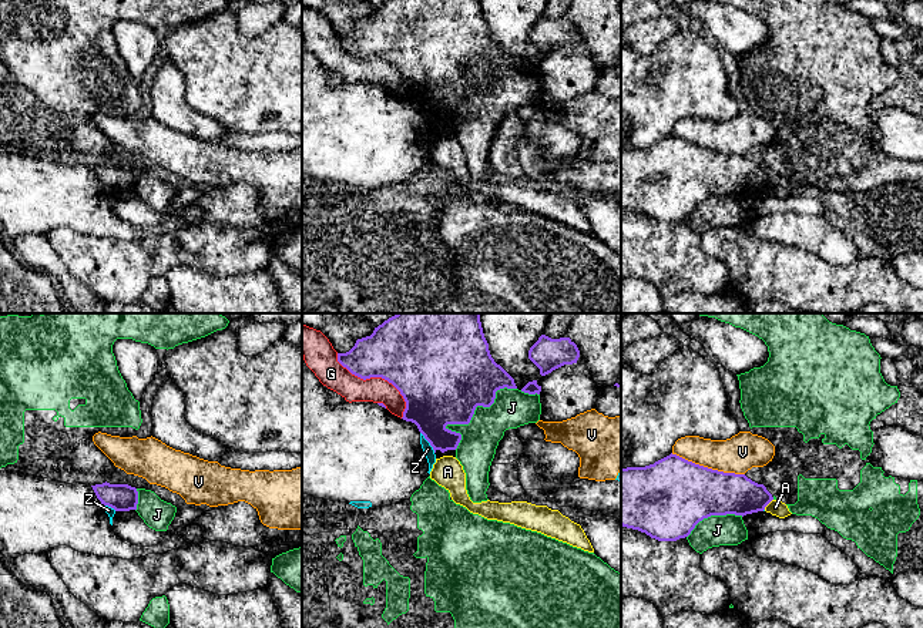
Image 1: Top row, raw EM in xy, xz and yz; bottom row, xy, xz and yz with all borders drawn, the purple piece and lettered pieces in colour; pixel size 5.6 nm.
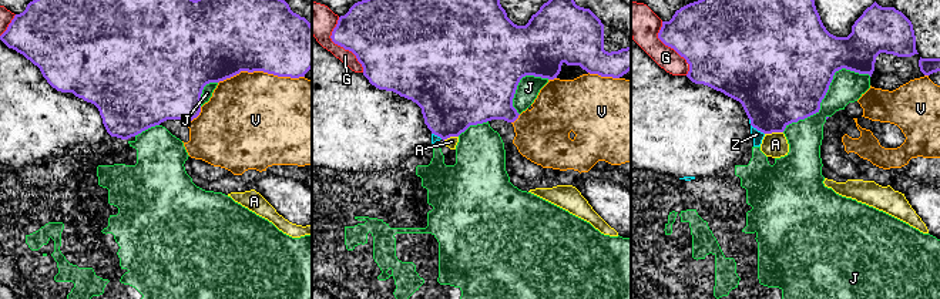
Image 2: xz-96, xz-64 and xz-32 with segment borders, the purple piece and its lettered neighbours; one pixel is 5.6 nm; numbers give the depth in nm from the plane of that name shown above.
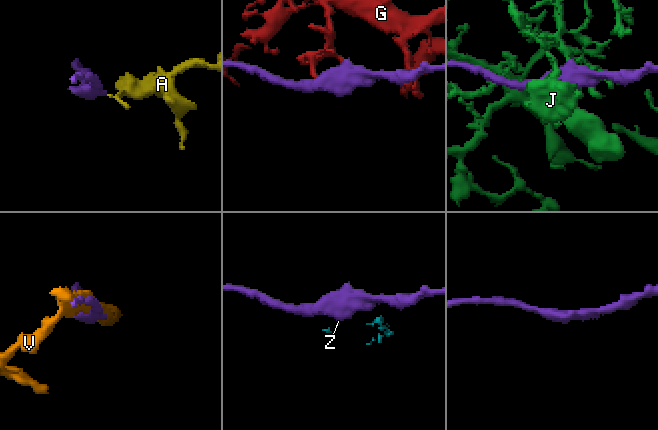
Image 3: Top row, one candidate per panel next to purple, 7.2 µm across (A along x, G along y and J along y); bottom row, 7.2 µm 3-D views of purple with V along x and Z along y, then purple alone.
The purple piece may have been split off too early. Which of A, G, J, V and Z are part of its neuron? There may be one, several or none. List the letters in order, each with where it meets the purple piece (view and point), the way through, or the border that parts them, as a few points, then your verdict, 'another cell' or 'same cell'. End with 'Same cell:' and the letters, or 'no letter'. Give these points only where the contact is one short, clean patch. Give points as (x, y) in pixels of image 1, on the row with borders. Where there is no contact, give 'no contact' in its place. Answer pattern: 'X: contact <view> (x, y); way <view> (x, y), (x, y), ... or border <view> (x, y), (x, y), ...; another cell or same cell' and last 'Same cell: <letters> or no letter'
A: contact yz (768, 503); border yz (772, 499), (764, 509); another cell
G: contact xz (378, 376); another cell
J: contact xz (472, 416); another cell
V: contact yz (707, 467); another cell
Z: contact xz (428, 440); border xz (420, 432), (435, 452); another cell
Same cell: no letter

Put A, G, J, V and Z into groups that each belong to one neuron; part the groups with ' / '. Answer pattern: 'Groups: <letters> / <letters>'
Groups: A G / J / V / Z

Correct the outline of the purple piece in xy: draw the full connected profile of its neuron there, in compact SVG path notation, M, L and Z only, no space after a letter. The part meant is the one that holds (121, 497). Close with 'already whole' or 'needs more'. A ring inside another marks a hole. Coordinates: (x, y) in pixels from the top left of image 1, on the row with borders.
M95 484L91 486L101 504L114 508L115 511L137 510L138 491L128 484Z; already whole

